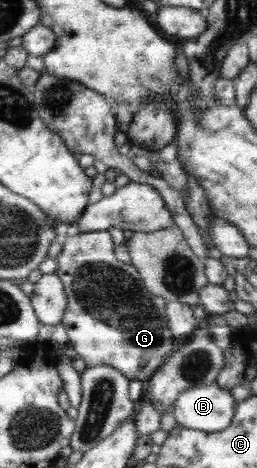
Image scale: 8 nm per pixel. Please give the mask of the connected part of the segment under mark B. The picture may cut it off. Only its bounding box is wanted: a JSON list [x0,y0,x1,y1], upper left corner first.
[169,383,236,432]

